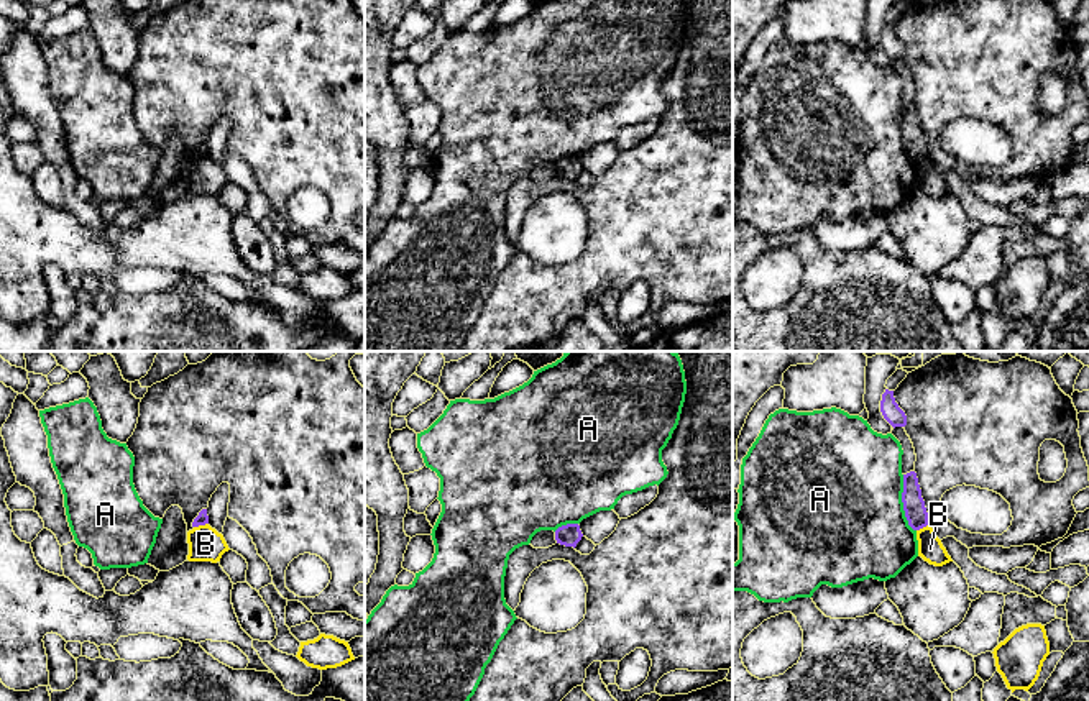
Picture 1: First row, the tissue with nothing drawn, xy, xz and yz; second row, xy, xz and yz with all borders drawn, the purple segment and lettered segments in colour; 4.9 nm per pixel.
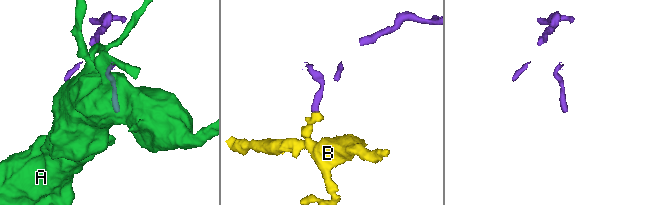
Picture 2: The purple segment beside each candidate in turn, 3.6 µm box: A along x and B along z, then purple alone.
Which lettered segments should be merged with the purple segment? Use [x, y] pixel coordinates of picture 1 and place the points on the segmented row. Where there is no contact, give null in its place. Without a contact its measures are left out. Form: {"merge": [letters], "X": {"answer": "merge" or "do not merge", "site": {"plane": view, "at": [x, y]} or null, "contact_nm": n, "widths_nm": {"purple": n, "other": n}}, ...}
{"merge": [], "A": {"answer": "do not merge", "site": {"plane": "yz", "at": [902, 501]}, "contact_nm": 280, "widths_nm": {"purple": 110, "other": 500}}, "B": {"answer": "do not merge", "site": {"plane": "xy", "at": [201, 524]}, "contact_nm": 80, "widths_nm": {"purple": 60, "other": 170}}}

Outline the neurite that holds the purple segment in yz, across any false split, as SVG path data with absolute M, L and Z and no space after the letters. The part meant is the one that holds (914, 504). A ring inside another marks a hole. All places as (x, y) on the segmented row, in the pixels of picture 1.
M915 471L903 474L902 502L908 525L920 530L928 524L928 512L921 497L921 489Z

